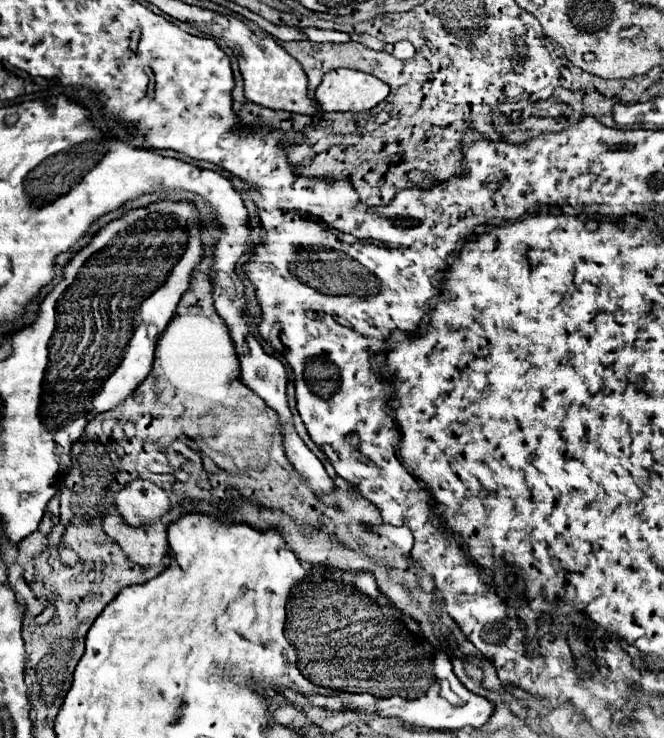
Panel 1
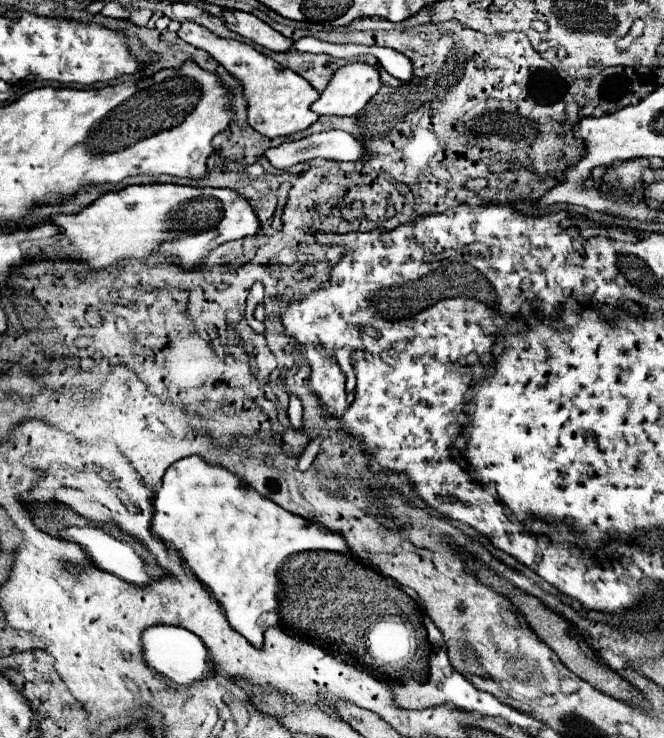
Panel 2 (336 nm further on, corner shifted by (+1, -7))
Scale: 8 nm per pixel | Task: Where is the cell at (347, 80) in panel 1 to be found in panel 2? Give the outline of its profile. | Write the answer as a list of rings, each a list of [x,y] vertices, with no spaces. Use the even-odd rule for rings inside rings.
[[[361,62],[341,66],[321,92],[311,110],[319,116],[351,116],[357,114],[379,90],[379,72]]]

